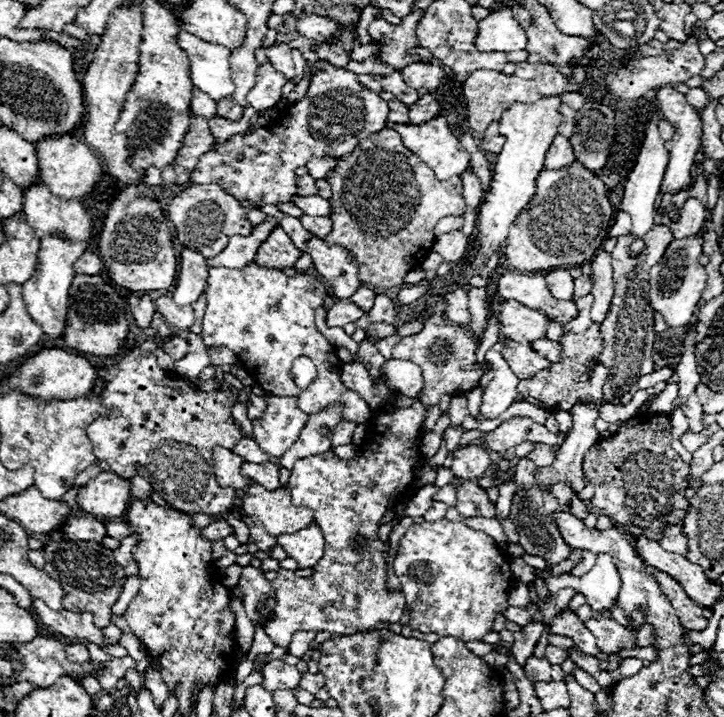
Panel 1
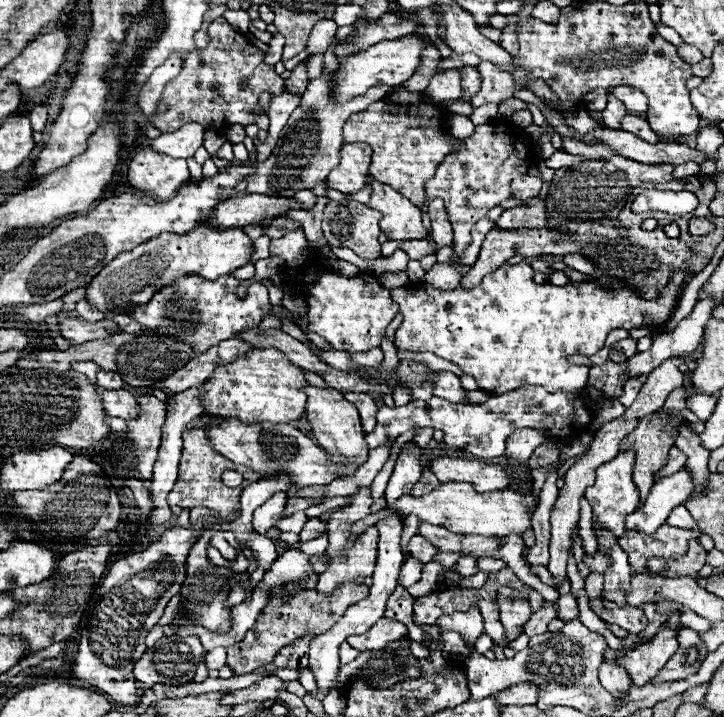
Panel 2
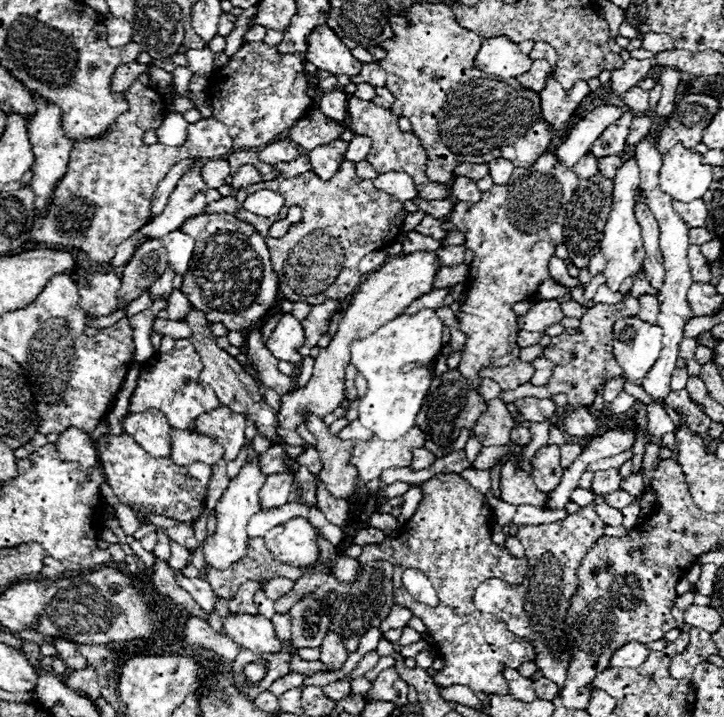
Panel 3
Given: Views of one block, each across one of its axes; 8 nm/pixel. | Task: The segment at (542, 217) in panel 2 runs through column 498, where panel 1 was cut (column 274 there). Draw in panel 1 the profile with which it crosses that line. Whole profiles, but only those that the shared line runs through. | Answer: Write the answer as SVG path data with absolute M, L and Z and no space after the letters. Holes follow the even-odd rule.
M266 216L266 222L262 226L254 226L254 230L242 238L242 236L234 236L230 238L226 250L222 250L222 254L208 258L208 268L210 266L226 266L226 268L244 268L248 262L254 260L256 250L260 248L260 244L266 240L266 236L278 226L276 218Z

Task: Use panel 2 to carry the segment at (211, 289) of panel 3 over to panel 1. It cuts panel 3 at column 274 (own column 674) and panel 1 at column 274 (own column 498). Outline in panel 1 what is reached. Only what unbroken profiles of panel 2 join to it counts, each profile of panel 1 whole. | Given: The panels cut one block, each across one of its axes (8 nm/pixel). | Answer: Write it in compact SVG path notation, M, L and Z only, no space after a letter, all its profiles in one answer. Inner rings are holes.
M256 262L238 270L224 266L208 268L208 304L202 322L202 338L206 348L230 348L266 392L272 392L274 396L298 396L298 406L306 414L316 414L334 402L342 402L346 406L344 418L364 424L370 416L370 406L342 384L340 358L328 338L322 336L314 324L316 308L322 306L326 296L326 286L314 276L302 272L286 276L278 268L264 268ZM298 356L312 358L318 370L318 376L304 392L294 386L290 376L290 368Z

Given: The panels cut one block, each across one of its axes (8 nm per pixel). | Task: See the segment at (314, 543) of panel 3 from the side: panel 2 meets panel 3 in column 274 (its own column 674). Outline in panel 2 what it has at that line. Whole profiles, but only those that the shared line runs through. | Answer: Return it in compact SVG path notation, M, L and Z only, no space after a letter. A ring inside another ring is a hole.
M662 524L654 534L630 530L626 536L618 538L618 544L628 554L628 566L632 570L632 576L636 576L648 570L650 558L684 556L688 552L690 540L700 540L700 536L700 530L684 530Z

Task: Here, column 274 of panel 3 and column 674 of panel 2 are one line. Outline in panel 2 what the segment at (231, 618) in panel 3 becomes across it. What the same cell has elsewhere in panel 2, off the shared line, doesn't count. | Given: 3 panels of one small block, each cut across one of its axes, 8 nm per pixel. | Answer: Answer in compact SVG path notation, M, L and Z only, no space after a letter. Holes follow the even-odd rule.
M662 626L652 640L648 640L646 644L640 644L634 650L616 652L608 648L604 652L604 660L624 668L634 686L644 686L660 674L660 670L676 650L678 650L676 632Z

